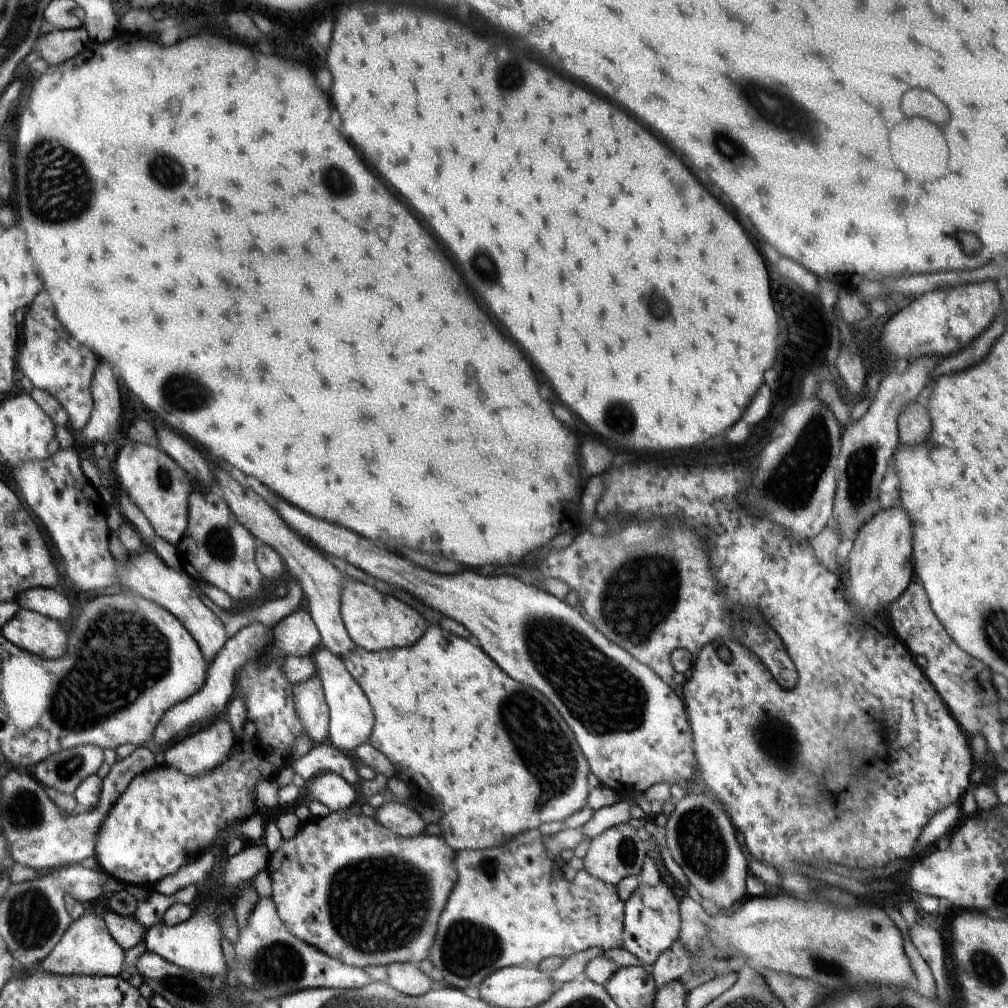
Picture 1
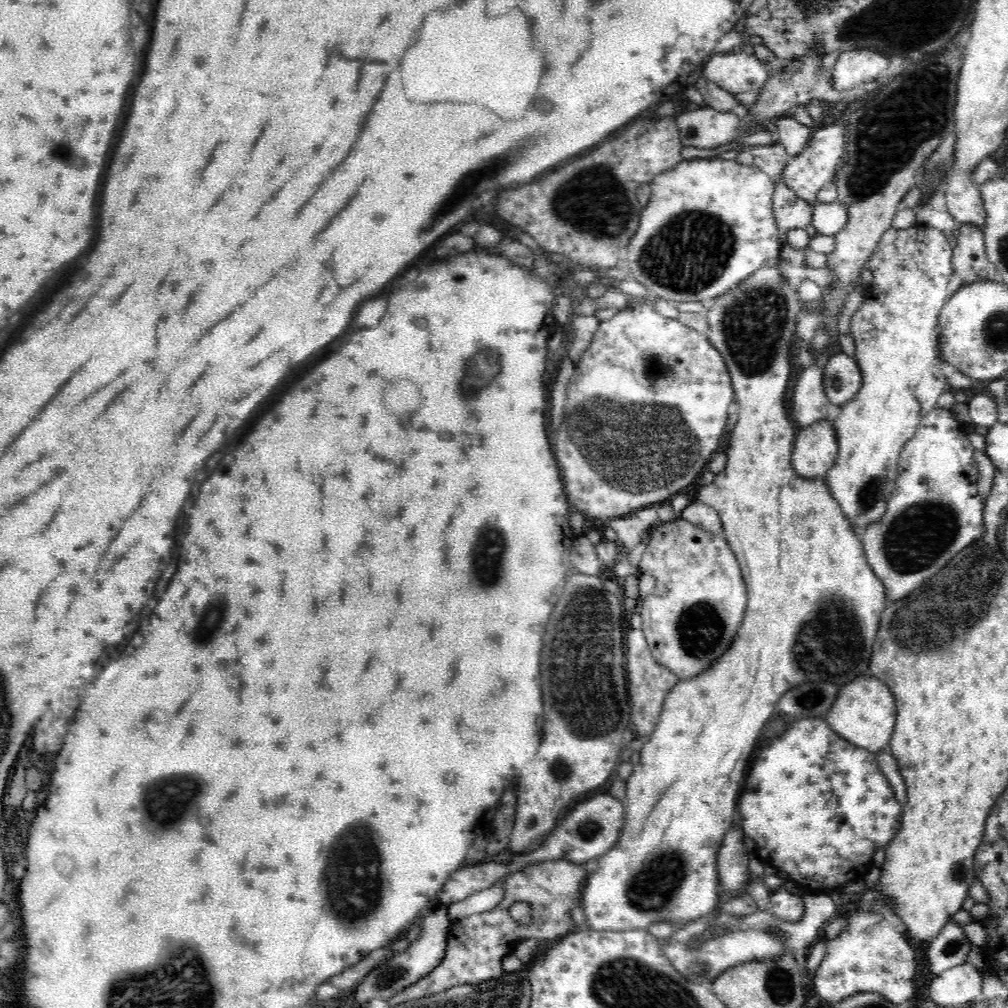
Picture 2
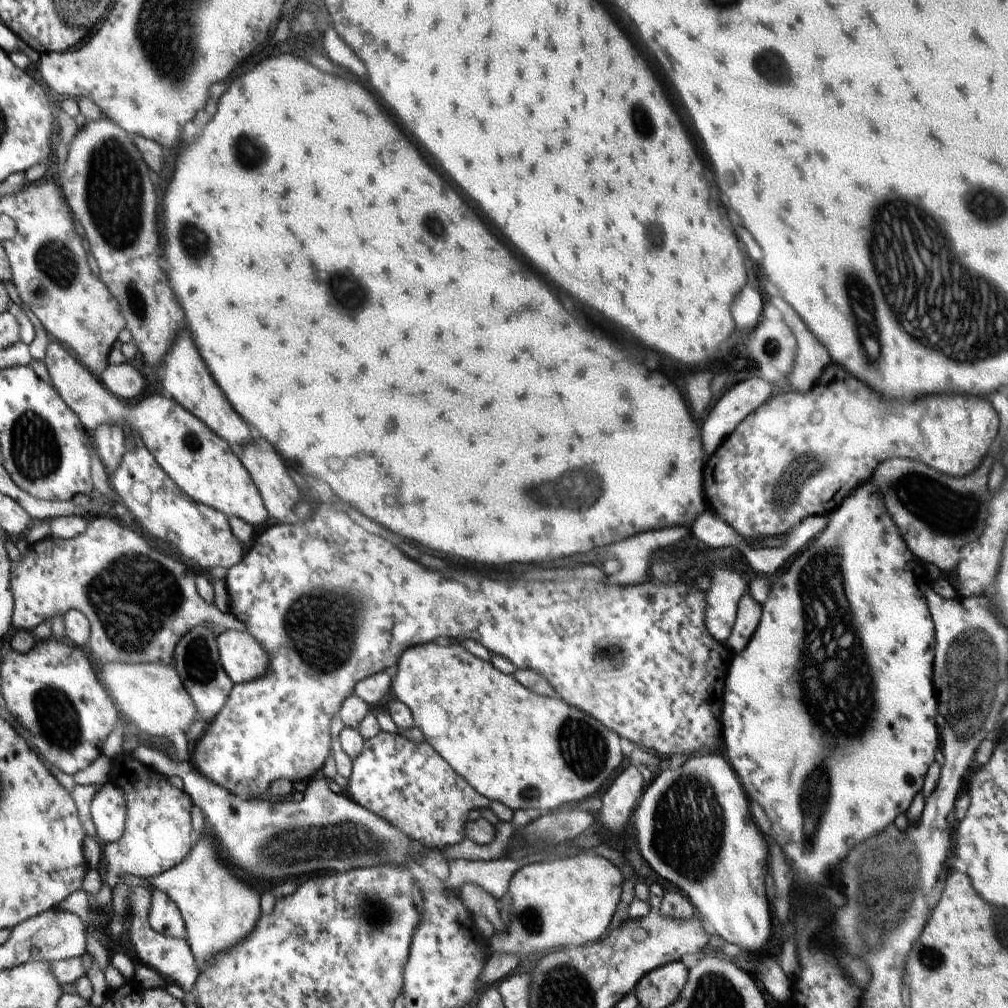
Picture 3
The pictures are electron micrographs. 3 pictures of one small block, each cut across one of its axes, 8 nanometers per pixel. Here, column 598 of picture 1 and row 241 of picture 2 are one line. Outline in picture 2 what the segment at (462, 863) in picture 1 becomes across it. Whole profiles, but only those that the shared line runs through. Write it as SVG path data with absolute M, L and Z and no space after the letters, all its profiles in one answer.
M917 223L906 230L886 230L866 264L866 270L872 273L872 284L865 289L864 304L856 310L850 322L850 334L856 345L855 359L863 384L856 397L835 409L831 417L839 453L824 478L861 541L866 528L886 515L904 444L914 437L920 420L937 408L938 398L948 389L948 380L941 369L937 326L940 312L948 300L946 288L954 274L952 255L952 245L940 230Z

